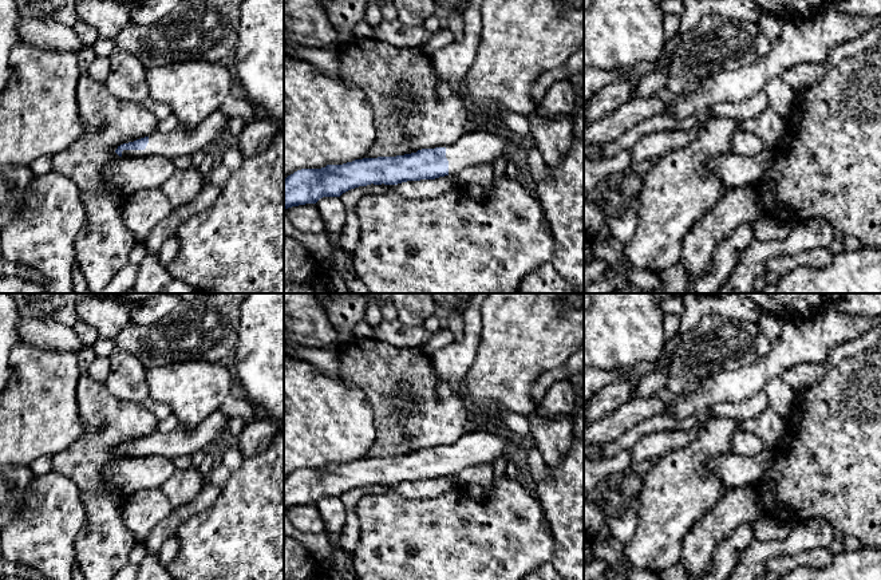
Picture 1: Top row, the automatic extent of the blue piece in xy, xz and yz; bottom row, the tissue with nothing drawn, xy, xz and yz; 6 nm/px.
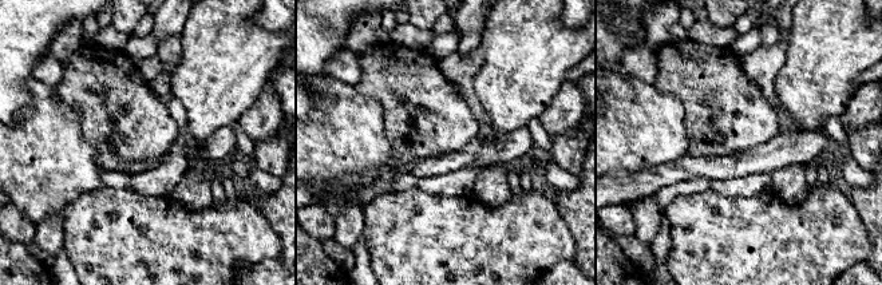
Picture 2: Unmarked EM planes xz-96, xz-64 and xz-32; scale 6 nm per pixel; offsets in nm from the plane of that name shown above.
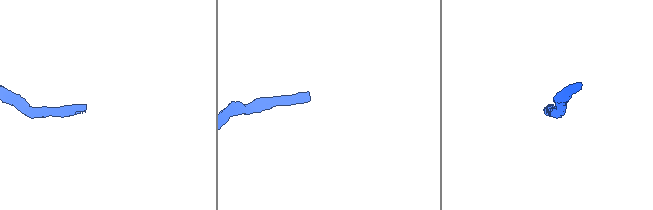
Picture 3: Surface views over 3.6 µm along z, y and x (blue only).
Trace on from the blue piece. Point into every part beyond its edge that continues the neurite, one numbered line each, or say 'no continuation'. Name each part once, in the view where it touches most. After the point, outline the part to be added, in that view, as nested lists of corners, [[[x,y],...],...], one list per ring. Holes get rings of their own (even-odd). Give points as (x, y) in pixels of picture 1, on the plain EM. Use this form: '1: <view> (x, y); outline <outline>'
1: xy (210, 431); outline [[[217,410],[205,418],[199,425],[186,429],[177,427],[170,433],[157,430],[149,435],[145,450],[123,450],[123,458],[165,457],[174,459],[182,455],[193,455],[201,450],[214,449],[224,441],[229,418]]]

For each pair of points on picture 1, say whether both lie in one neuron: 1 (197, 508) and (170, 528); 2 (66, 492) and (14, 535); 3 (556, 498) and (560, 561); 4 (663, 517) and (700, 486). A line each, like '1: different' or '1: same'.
1: same
2: same
3: same
4: same

